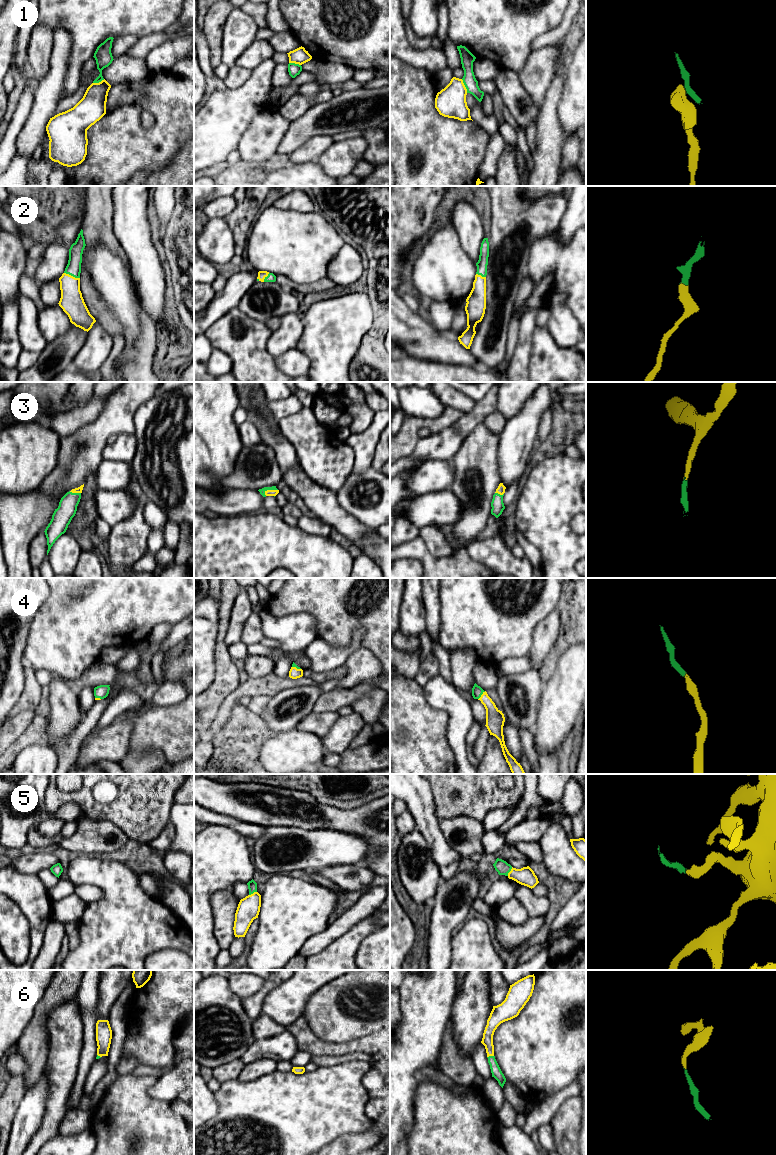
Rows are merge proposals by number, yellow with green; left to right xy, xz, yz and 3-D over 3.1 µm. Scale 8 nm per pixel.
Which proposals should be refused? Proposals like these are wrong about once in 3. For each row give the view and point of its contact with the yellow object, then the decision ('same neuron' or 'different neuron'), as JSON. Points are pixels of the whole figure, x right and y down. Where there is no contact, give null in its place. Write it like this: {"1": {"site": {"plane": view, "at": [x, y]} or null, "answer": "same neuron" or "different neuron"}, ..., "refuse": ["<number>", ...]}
{"1": {"site": {"plane": "yz", "at": [464, 86]}, "answer": "different neuron"}, "2": {"site": {"plane": "xy", "at": [72, 276]}, "answer": "same neuron"}, "3": {"site": {"plane": "xz", "at": [270, 490]}, "answer": "same neuron"}, "4": {"site": {"plane": "yz", "at": [481, 695]}, "answer": "same neuron"}, "5": {"site": {"plane": "yz", "at": [510, 871]}, "answer": "same neuron"}, "6": {"site": {"plane": "yz", "at": [490, 1055]}, "answer": "same neuron"}, "refuse": ["1"]}

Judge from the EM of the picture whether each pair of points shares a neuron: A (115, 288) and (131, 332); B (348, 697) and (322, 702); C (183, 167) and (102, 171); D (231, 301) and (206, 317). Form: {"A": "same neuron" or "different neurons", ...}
{"A": "same neuron", "B": "same neuron", "C": "different neurons", "D": "same neuron"}

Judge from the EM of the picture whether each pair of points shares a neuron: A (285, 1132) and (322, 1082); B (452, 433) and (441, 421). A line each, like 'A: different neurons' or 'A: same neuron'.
A: same neuron
B: different neurons

